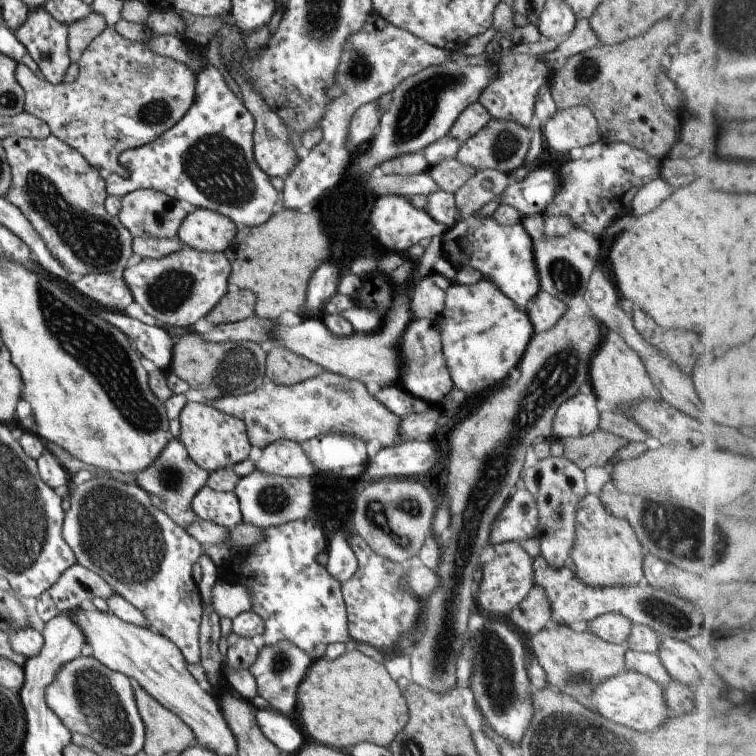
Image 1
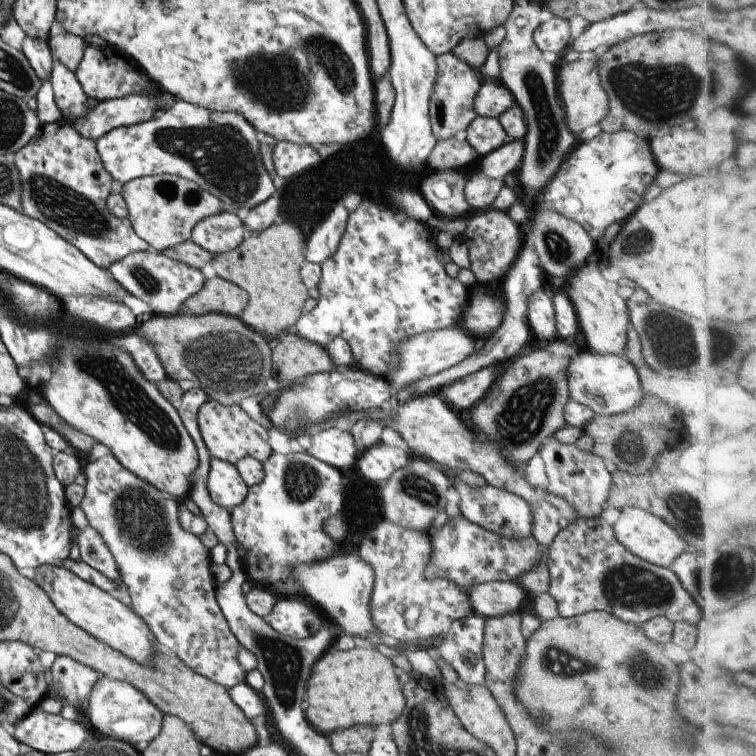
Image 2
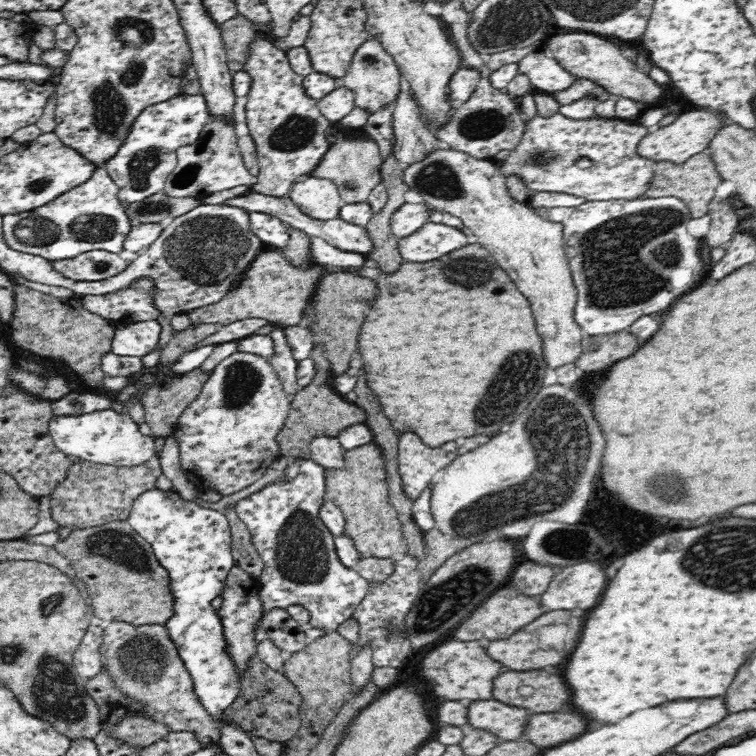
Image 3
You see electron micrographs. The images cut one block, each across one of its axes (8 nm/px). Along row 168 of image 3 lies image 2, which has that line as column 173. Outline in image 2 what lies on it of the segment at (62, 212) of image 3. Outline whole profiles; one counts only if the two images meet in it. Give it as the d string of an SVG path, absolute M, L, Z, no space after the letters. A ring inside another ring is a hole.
M86 44L84 56L76 68L75 76L86 96L94 101L106 102L112 98L124 98L128 94L146 94L146 96L158 98L158 110L165 111L171 108L172 104L176 104L177 99L170 93L162 94L160 86L155 81L152 82L152 79L138 66L134 58L130 58L128 54L124 54L122 50L110 44L102 48Z

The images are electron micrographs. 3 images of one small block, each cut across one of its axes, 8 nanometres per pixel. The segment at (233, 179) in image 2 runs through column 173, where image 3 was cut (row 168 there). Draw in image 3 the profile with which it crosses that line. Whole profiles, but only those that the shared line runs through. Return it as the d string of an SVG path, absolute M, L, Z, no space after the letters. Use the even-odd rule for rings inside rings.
M182 92L166 102L144 108L134 120L121 150L101 166L118 186L117 197L121 202L127 205L144 201L151 194L163 191L169 175L177 168L178 148L194 144L210 119L210 111L202 94L190 95Z

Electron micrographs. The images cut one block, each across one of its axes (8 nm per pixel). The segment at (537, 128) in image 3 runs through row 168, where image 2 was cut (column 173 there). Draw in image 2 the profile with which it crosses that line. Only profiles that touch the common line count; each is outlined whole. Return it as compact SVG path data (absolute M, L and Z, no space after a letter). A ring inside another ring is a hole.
M110 452L96 462L91 462L84 470L84 475L86 485L80 508L86 516L88 526L102 536L108 550L112 552L121 580L128 588L132 610L148 622L159 646L193 672L228 690L245 682L247 673L238 662L238 648L241 645L232 634L218 605L216 583L210 573L210 551L198 536L180 527L178 502L126 470Z

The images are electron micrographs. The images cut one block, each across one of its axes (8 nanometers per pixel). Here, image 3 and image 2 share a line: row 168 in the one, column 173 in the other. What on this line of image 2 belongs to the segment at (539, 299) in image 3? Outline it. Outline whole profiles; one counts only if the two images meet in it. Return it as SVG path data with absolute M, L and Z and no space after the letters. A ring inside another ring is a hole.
M76 336L60 337L60 358L62 362L52 368L52 376L44 379L42 394L52 404L52 408L66 418L70 426L94 438L98 444L108 448L109 452L126 470L142 478L154 486L165 496L181 502L190 494L192 482L190 476L198 468L198 452L196 446L186 432L175 403L170 403L152 382L149 382L136 367L134 360L128 358L128 352L116 350L118 346L110 346L109 342L96 338L80 339Z

